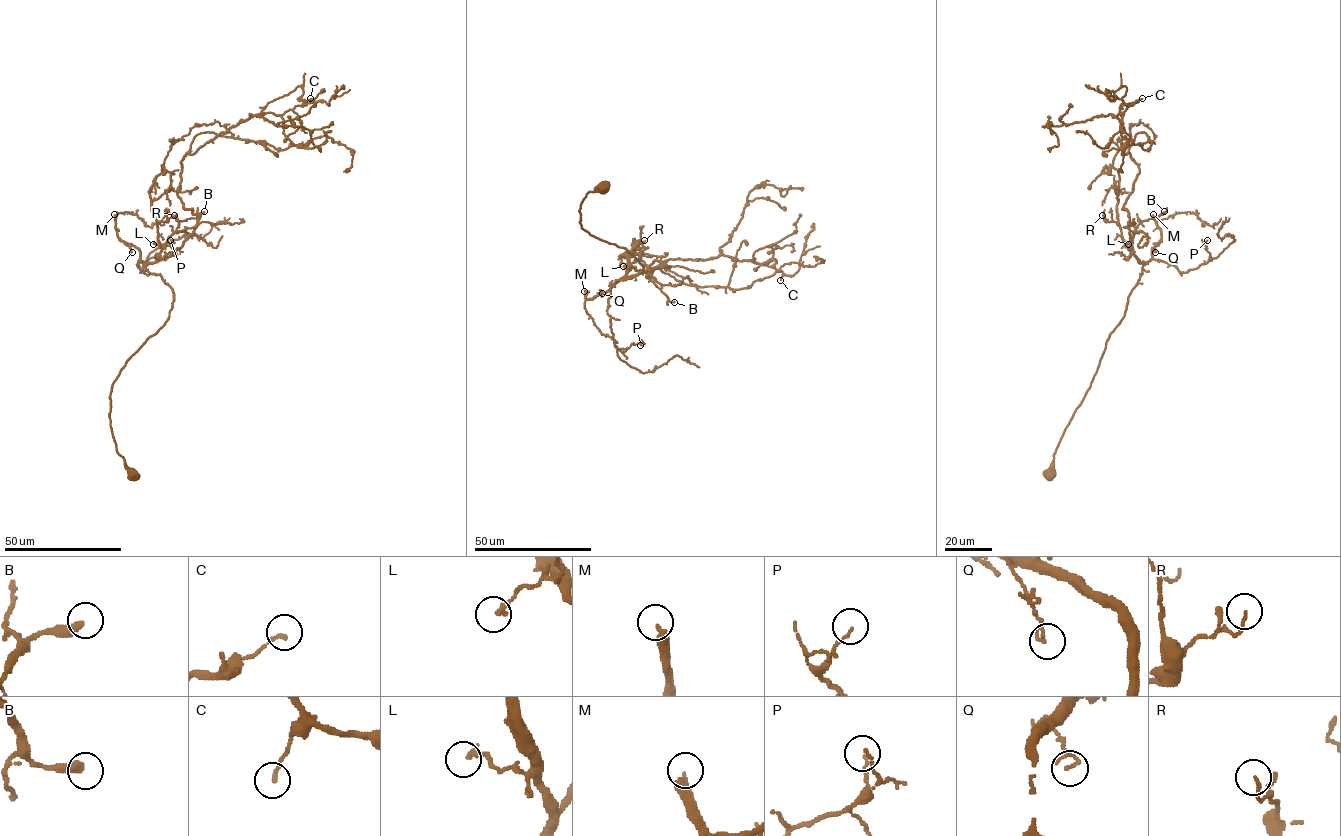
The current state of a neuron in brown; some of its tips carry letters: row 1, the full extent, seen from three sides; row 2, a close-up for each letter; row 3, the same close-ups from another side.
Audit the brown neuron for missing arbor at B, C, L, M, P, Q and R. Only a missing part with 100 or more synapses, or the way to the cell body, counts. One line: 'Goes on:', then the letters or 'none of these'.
Goes on: M

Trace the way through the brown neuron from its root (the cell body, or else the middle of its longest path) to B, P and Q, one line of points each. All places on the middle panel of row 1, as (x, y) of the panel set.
B: (603, 188), (582, 201), (581, 227), (643, 266), (616, 281), (632, 267), (674, 302)
P: (603, 188), (582, 201), (580, 223), (643, 266), (612, 284), (607, 310), (614, 344), (640, 345)
Q: (603, 188), (589, 192), (582, 201), (581, 227), (625, 248), (643, 269), (630, 278), (616, 280), (602, 293)

